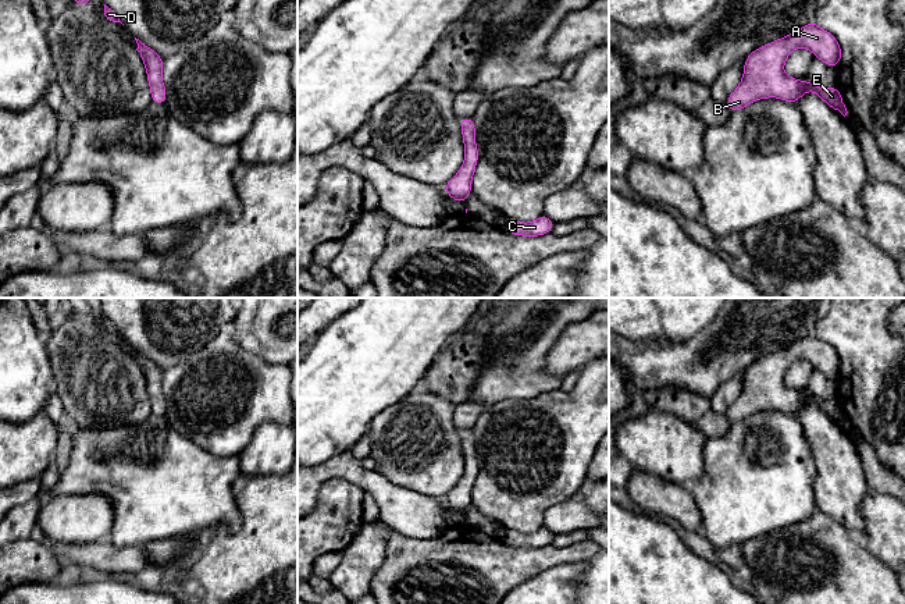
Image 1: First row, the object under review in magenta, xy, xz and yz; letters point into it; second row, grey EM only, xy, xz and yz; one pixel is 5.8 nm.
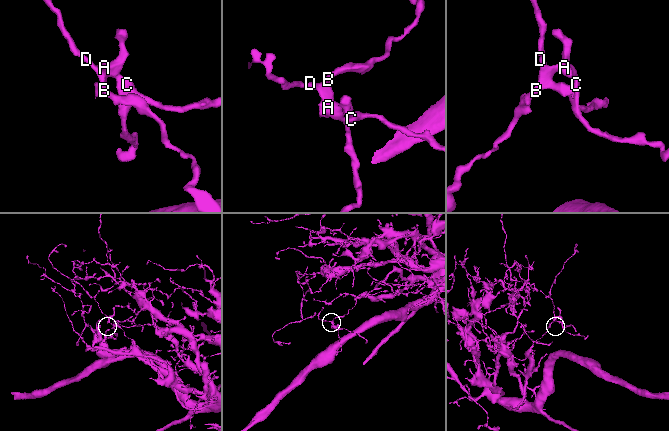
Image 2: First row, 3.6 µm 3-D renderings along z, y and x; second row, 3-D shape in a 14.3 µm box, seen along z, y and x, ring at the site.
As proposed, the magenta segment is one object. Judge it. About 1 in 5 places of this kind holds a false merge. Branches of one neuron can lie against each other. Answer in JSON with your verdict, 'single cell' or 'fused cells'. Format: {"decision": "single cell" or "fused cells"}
{"decision": "single cell"}

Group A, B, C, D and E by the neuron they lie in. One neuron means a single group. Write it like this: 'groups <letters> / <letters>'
groups A B C D E

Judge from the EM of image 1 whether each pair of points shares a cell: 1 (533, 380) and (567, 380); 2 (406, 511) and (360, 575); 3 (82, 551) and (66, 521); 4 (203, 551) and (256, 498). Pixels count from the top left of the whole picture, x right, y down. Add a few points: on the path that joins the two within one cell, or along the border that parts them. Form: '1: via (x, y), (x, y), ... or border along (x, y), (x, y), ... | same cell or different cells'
1: border along (562, 379), (559, 388) | different cells
2: border along (380, 518), (392, 530) | different cells
3: border along (47, 537), (70, 546), (107, 540) | different cells
4: via (221, 551), (225, 551), (256, 521), (256, 517) | same cell

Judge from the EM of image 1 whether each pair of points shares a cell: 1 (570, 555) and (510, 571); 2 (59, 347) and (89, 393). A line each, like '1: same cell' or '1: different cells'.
1: same cell
2: same cell

